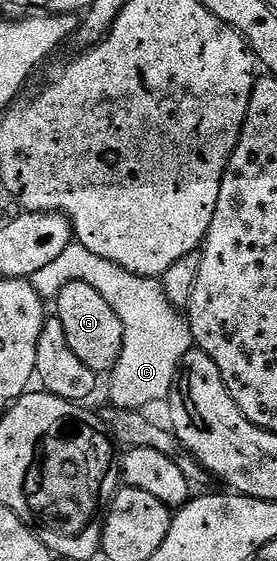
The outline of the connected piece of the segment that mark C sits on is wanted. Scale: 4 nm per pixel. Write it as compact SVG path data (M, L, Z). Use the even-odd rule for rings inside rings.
M72 244L29 281L44 300L54 300L70 282L89 284L117 312L123 329L123 347L117 364L109 372L111 383L107 386L114 409L142 411L147 408L143 406L151 406L162 398L164 401L170 395L181 360L193 349L193 339L190 321L166 298L160 279L125 272L125 268L101 260L89 248Z

